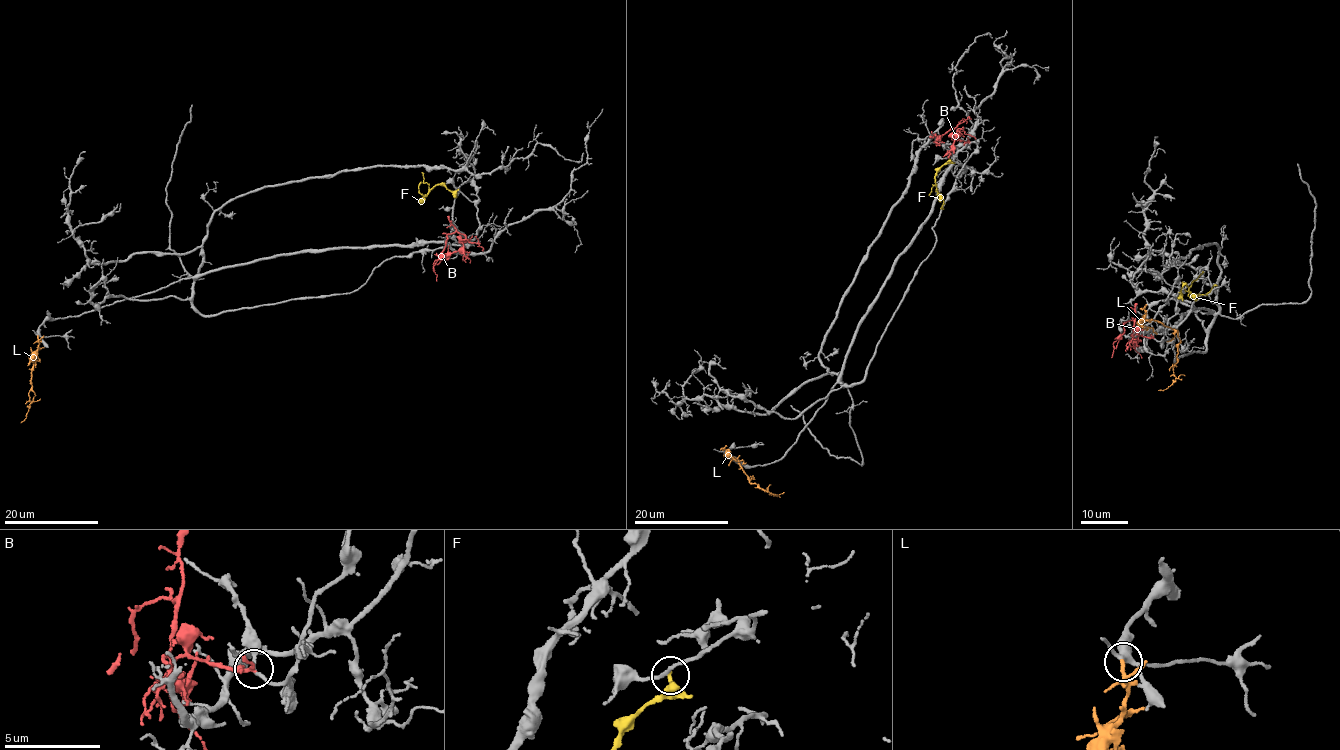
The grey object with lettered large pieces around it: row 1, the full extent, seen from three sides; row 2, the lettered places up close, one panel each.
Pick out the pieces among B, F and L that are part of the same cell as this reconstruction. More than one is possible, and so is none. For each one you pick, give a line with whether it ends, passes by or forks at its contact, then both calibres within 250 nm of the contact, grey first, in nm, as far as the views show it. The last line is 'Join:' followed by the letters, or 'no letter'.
Join: no letter

